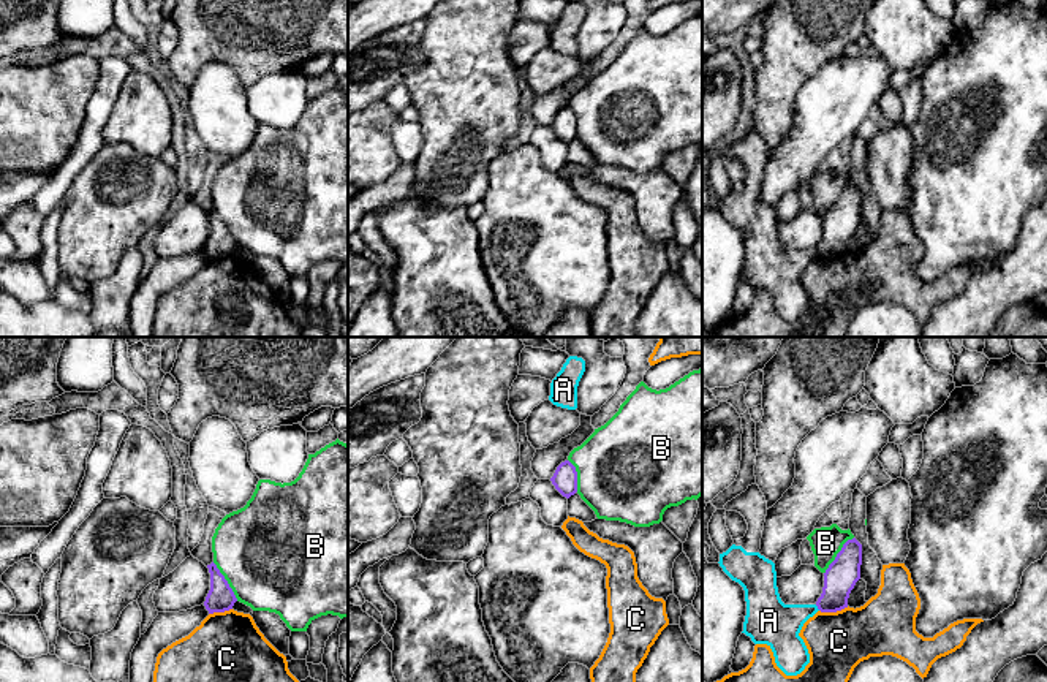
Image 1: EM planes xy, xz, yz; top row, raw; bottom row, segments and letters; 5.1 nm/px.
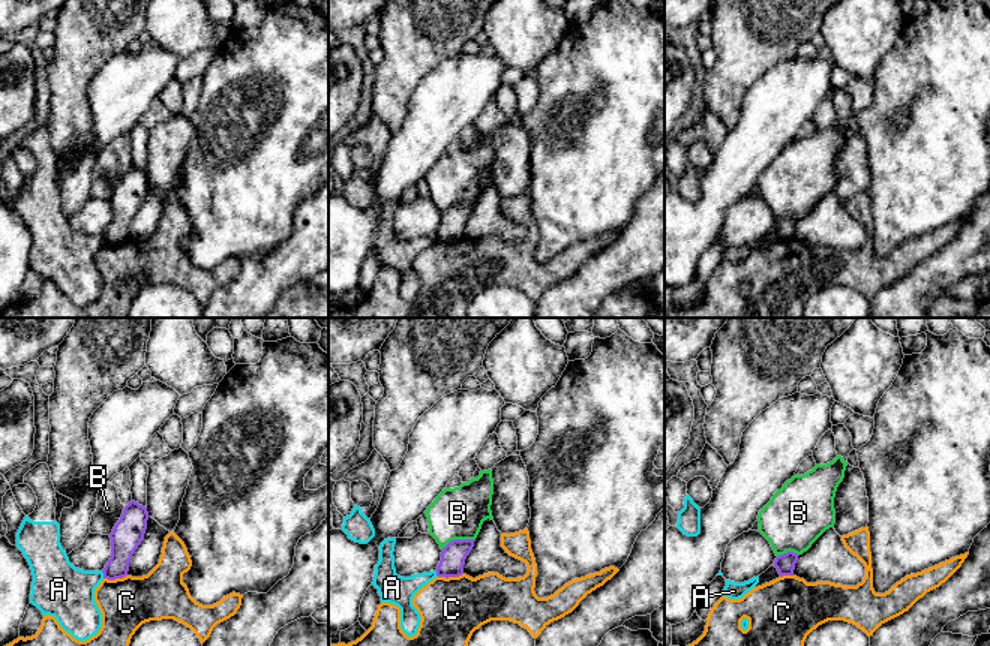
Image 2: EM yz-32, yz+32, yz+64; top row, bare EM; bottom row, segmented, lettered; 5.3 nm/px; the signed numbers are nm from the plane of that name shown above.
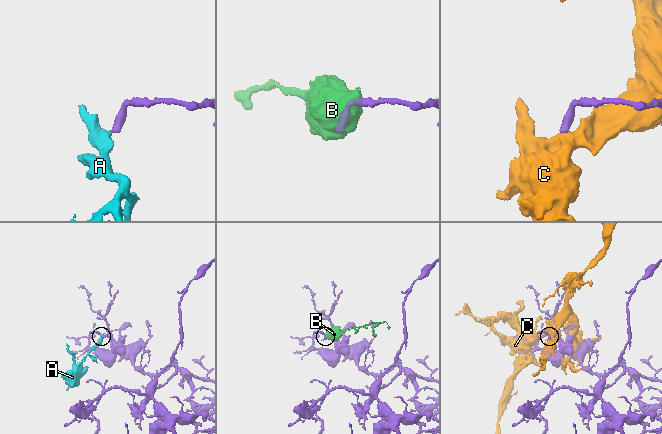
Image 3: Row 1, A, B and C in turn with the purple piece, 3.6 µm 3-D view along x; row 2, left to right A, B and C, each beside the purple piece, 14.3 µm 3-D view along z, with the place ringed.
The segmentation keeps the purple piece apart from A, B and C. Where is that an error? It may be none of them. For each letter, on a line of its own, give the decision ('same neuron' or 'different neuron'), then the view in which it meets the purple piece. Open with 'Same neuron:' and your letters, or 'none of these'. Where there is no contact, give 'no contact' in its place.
Same neuron: none of these
A: different neuron | yz
B: different neuron | xy
C: different neuron | yz

